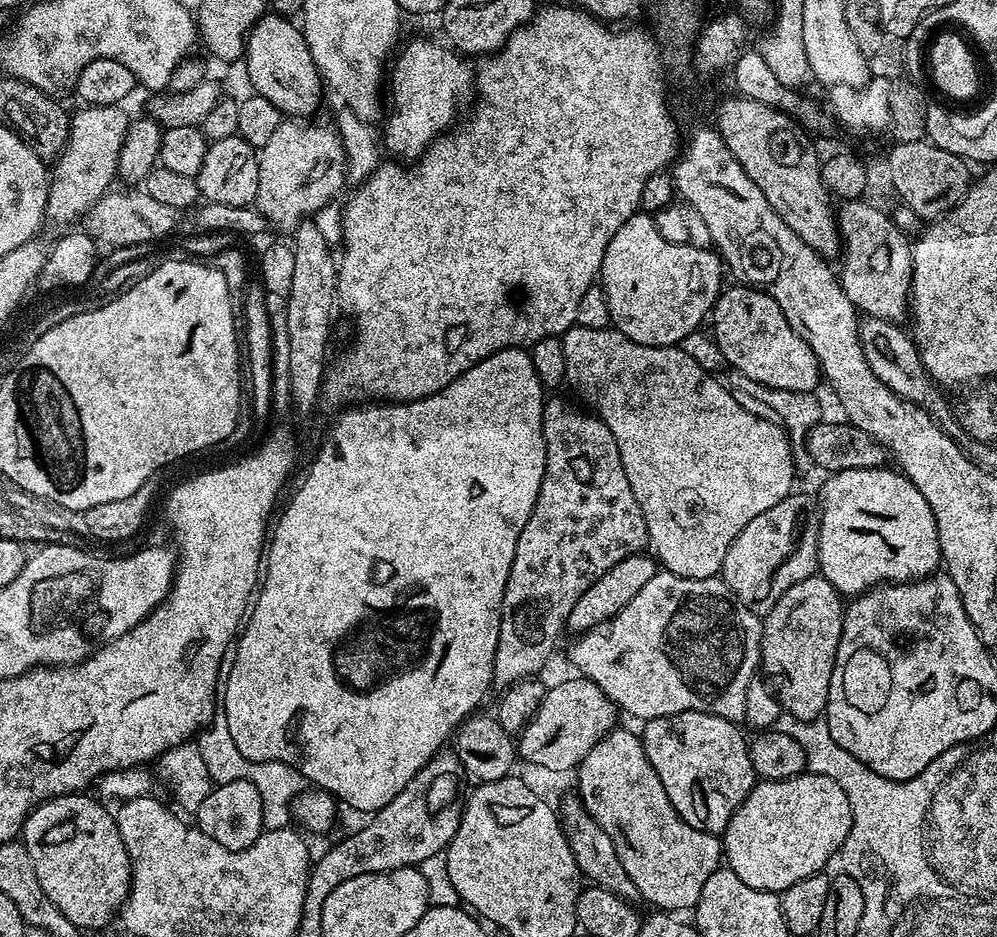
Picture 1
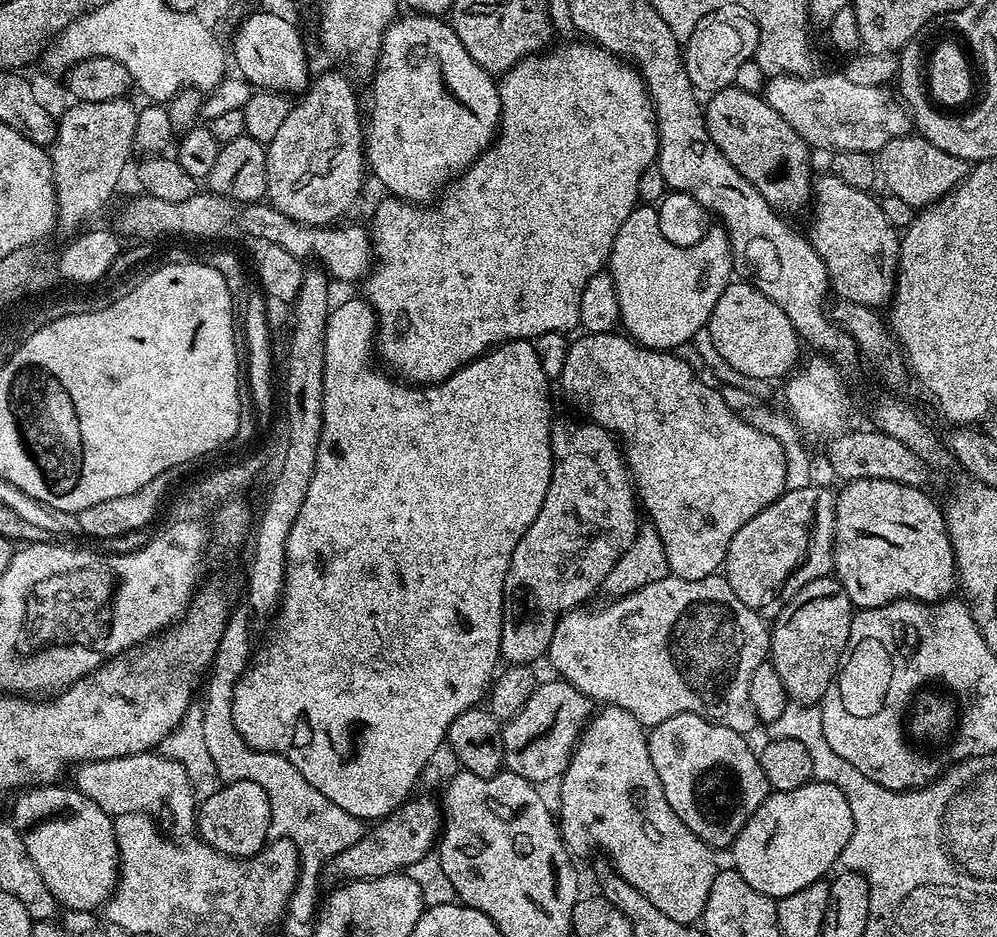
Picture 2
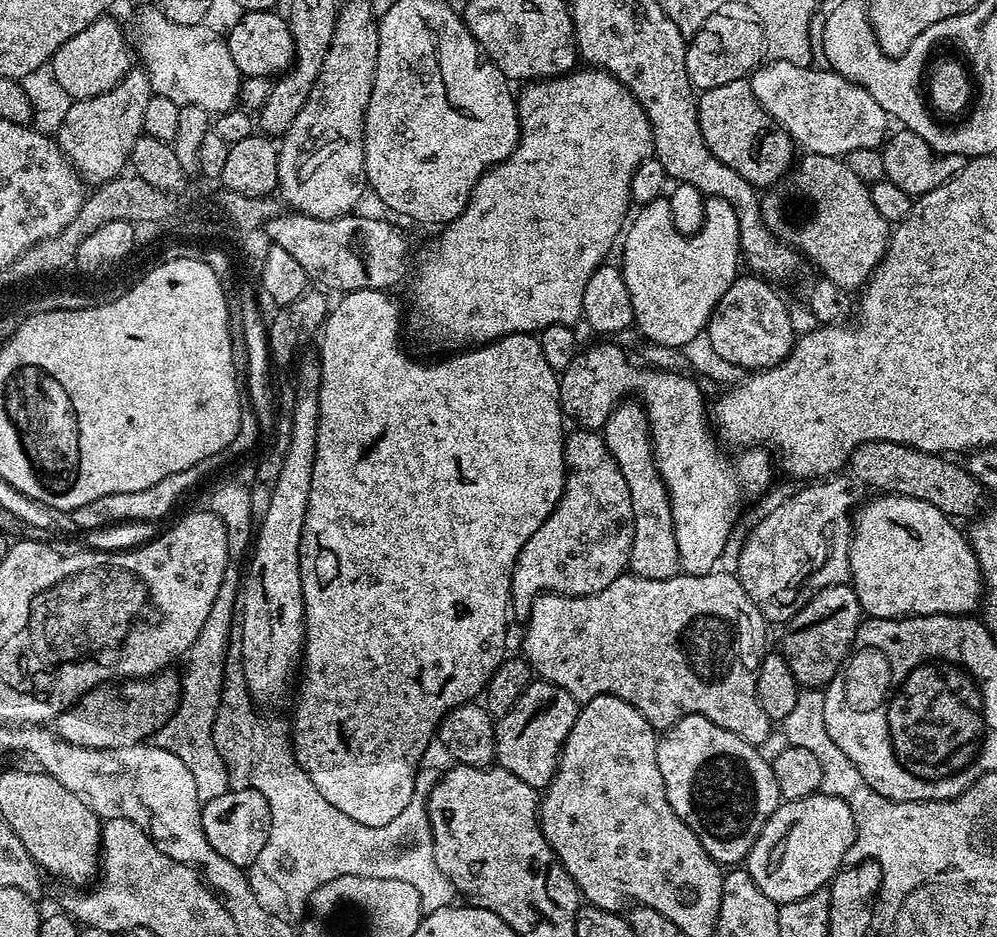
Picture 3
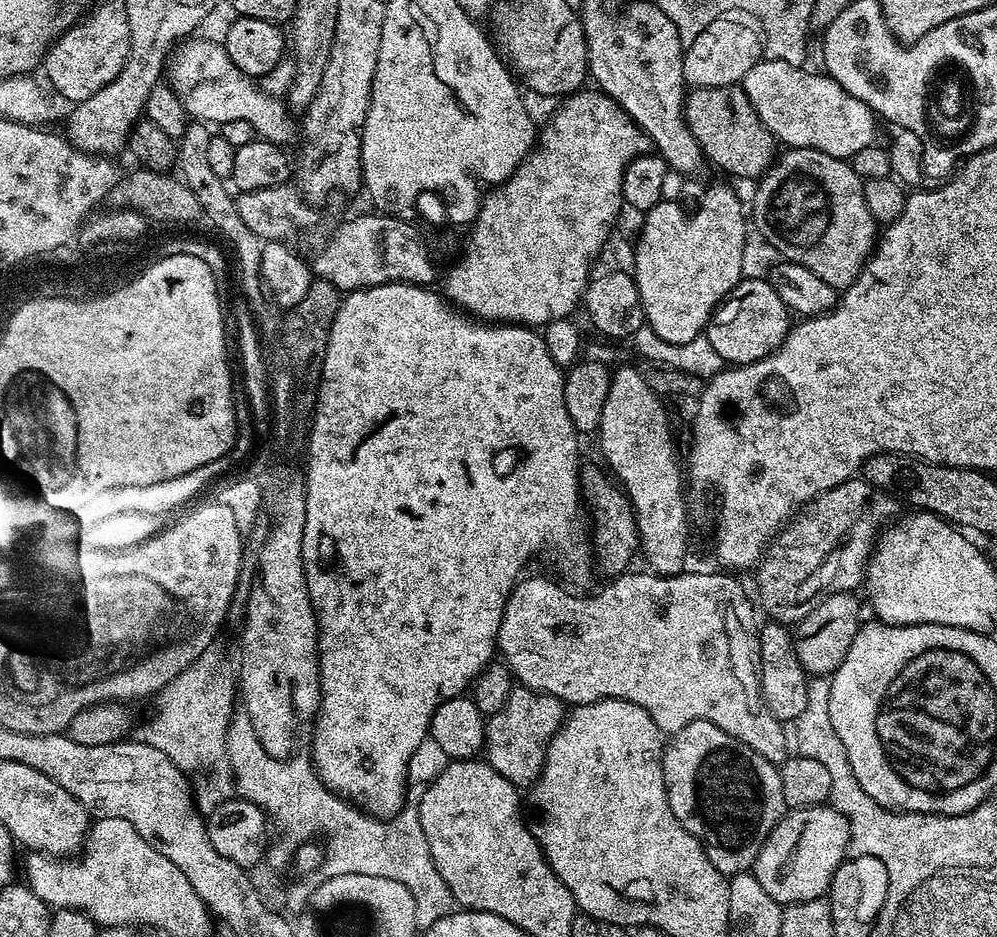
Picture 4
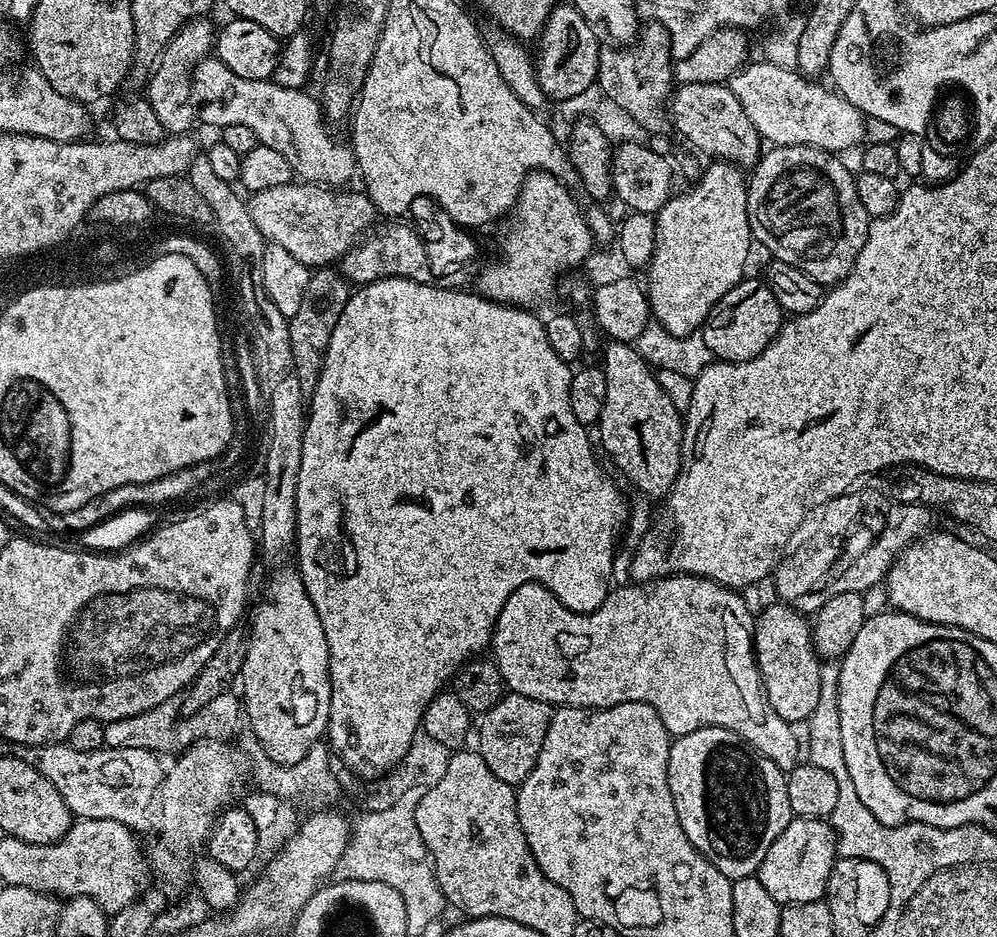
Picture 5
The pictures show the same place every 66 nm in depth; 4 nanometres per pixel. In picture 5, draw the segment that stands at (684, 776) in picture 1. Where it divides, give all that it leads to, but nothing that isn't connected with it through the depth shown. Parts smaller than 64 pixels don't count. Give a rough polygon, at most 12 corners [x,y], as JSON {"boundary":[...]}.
{"boundary":[[738,734],[671,741],[686,838],[730,881],[794,819],[785,773]]}

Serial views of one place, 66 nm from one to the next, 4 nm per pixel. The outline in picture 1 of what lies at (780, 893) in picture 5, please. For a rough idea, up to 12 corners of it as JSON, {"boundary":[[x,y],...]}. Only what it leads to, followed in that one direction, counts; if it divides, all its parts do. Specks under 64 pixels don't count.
{"boundary":[[805,770],[760,780],[722,833],[746,886],[824,872],[850,802]]}

